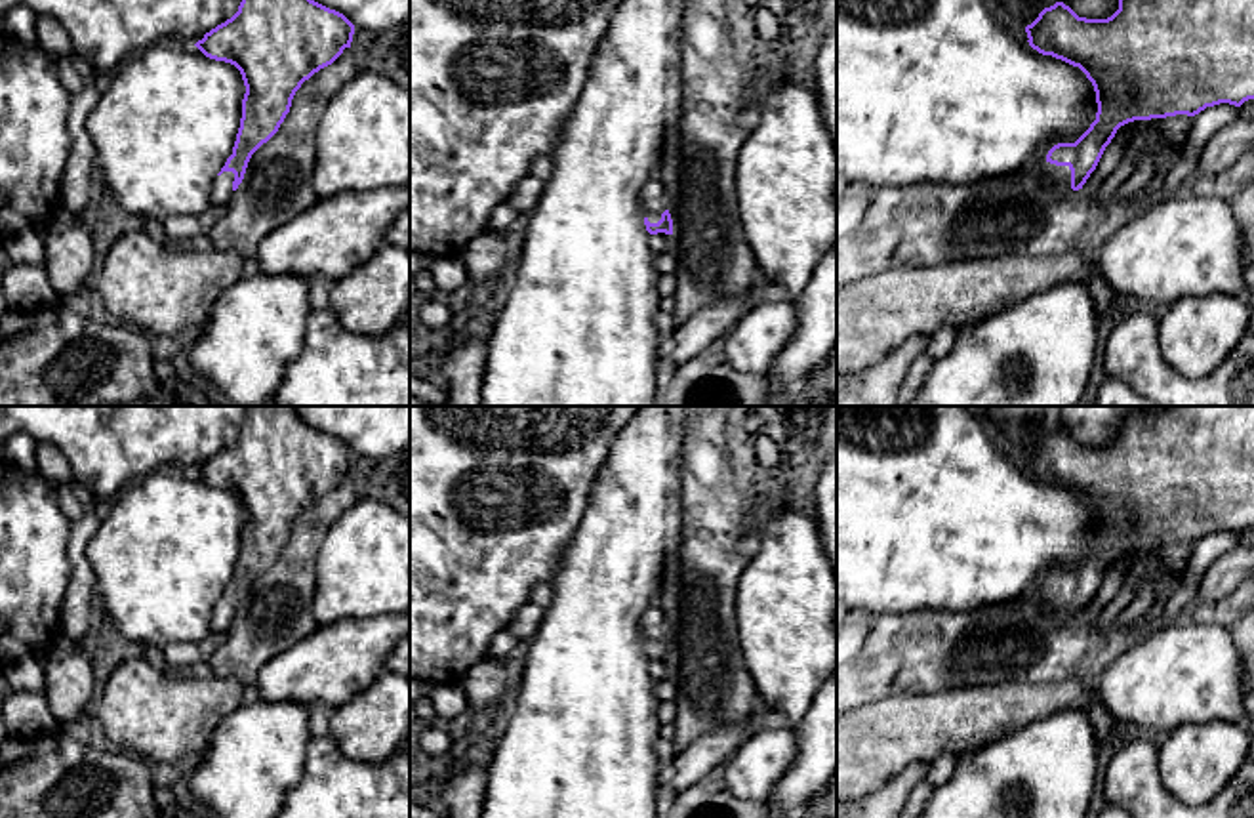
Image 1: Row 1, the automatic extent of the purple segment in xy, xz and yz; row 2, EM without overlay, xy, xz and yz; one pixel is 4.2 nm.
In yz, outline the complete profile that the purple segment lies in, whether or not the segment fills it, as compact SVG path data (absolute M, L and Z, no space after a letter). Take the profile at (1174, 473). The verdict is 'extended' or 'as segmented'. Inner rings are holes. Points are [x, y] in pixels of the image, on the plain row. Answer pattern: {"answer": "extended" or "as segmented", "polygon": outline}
{"answer": "extended", "polygon": "M1157 406L1126 416L1119 437L1107 446L1079 444L1069 433L1056 429L1044 435L1025 460L1039 481L1079 494L1092 509L1098 530L1096 547L1075 570L1058 570L1048 578L1042 589L1048 612L1082 616L1117 557L1128 549L1195 543L1206 534L1241 534L1254 526L1254 406Z"}

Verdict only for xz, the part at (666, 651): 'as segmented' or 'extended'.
extended

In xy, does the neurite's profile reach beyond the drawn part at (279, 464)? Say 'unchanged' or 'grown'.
grown

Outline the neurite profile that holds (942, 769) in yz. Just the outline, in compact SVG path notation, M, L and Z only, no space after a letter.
M940 755L932 761L924 782L928 782L932 787L943 786L955 772L957 757L955 755Z

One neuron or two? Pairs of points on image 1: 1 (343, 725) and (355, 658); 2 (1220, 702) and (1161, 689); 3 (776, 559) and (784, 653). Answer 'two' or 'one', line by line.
1: two
2: one
3: one

